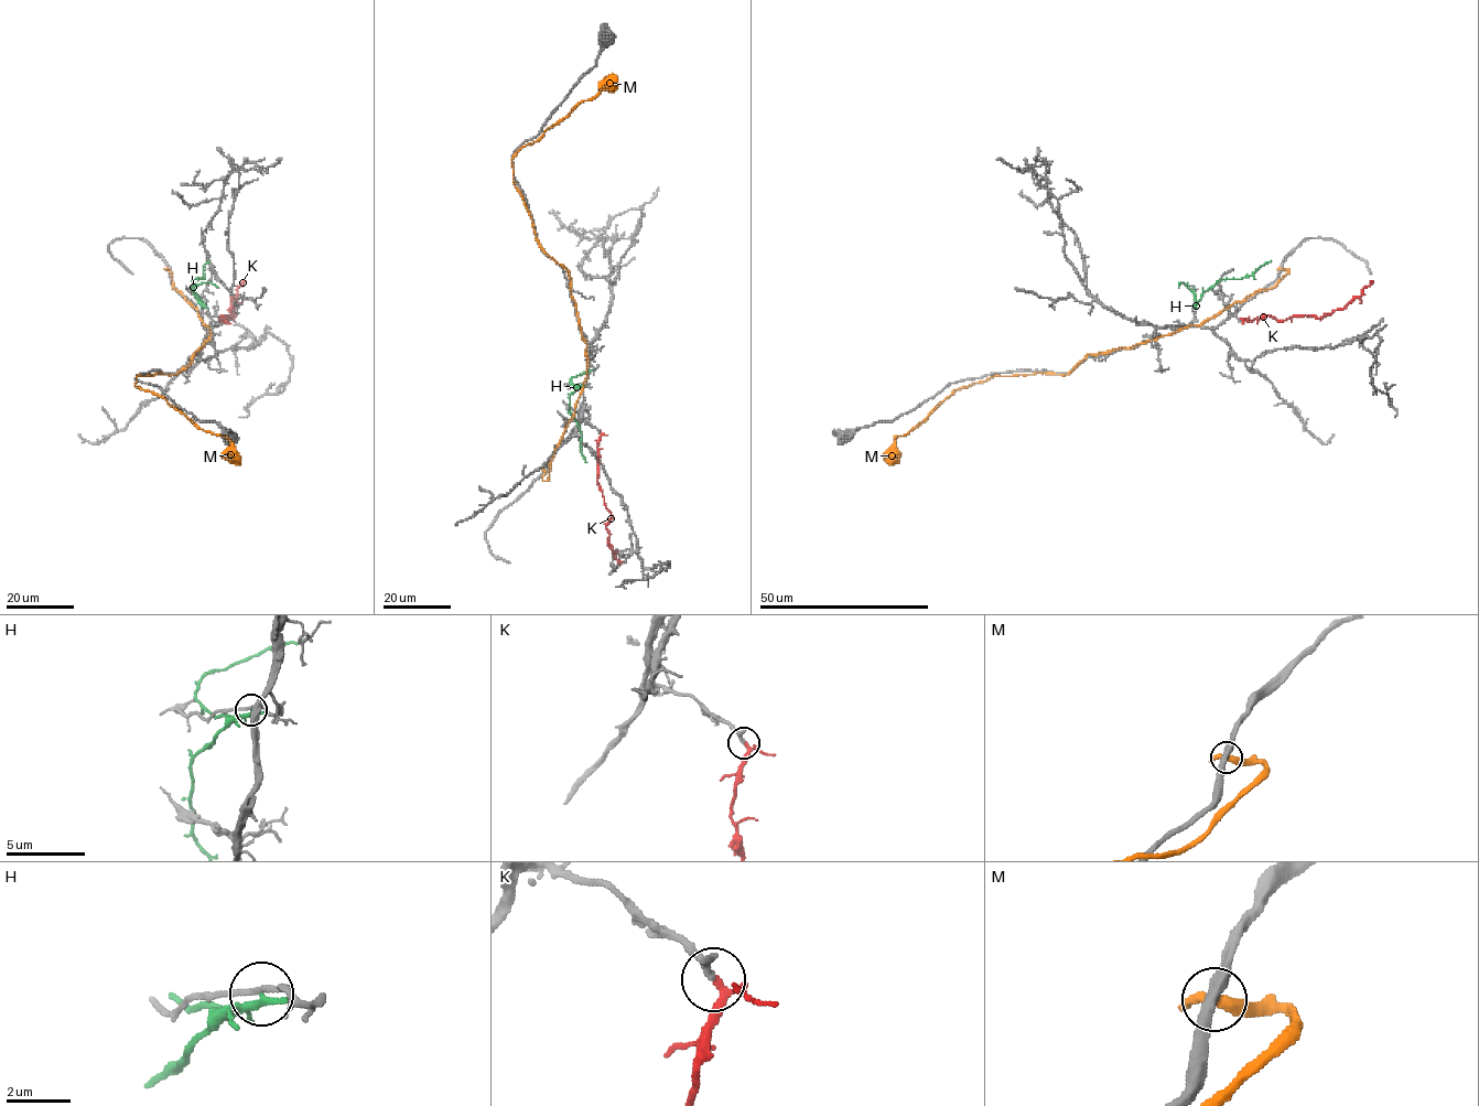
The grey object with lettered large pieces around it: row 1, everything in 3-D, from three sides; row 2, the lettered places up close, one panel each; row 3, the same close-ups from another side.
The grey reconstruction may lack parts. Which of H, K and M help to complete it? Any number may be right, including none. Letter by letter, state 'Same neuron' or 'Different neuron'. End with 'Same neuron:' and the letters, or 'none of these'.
H: Different neuron
K: Same neuron
M: Different neuron
Same neuron: K

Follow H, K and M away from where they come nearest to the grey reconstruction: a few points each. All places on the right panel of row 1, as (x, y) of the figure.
H: (1194, 307), (1218, 281), (1249, 277), (1270, 260)
K: (1241, 319), (1252, 320), (1269, 315), (1277, 320), (1303, 315), (1319, 318), (1343, 308), (1360, 294), (1369, 280)
M: (1281, 268), (1273, 287), (1199, 324), (1088, 354), (1068, 374), (956, 390), (898, 436), (888, 464)

